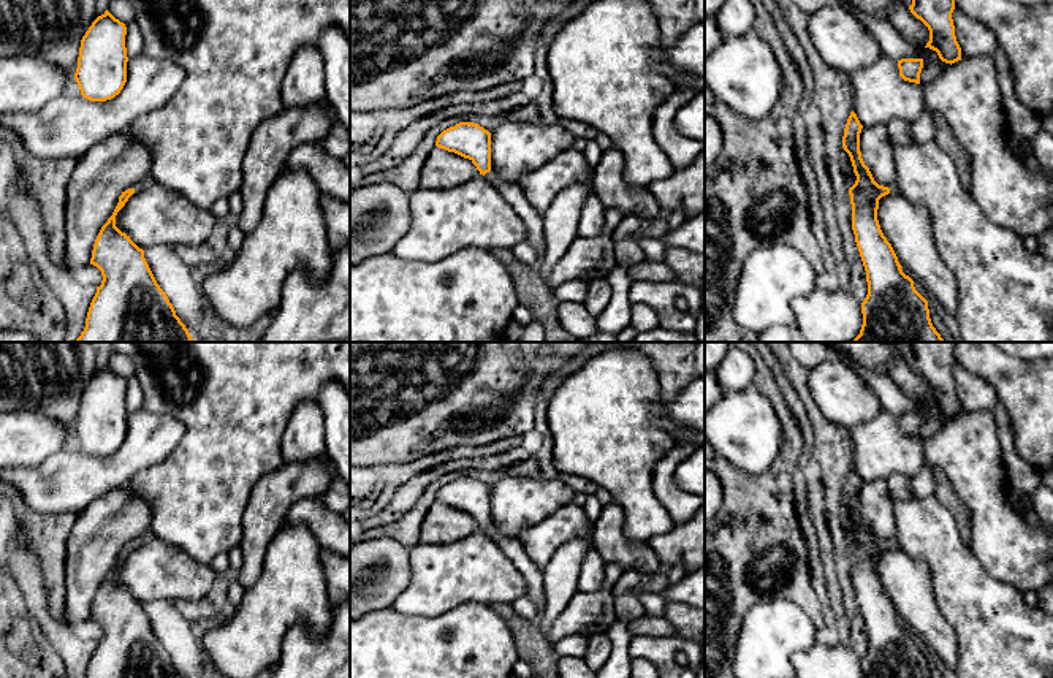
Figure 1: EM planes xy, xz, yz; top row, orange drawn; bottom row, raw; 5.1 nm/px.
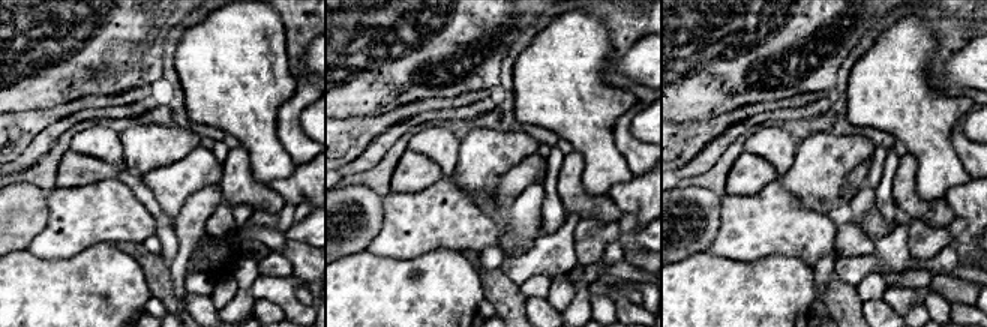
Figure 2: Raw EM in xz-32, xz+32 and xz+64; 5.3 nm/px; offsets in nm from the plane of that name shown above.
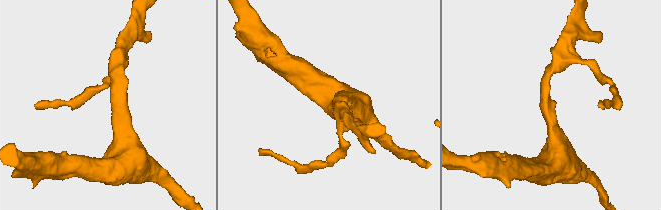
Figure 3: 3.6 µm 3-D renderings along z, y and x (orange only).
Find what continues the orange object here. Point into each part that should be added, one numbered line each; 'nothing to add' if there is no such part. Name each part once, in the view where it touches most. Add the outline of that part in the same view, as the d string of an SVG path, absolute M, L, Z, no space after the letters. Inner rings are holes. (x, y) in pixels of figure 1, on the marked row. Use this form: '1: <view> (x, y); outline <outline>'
1: xz (513, 194); outline M496 173L485 174L502 193L502 196L513 206L516 214L526 222L527 241L537 252L535 265L540 266L546 253L545 225L542 215L529 204L523 189L500 179Z

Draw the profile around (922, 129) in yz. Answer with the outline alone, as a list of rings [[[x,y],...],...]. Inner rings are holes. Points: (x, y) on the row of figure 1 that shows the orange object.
[[[925,108],[923,112],[910,124],[914,143],[925,144],[934,139],[933,111]]]

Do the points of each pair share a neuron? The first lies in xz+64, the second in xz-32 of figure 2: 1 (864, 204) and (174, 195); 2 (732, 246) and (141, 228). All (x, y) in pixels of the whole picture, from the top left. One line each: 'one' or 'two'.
1: two
2: one

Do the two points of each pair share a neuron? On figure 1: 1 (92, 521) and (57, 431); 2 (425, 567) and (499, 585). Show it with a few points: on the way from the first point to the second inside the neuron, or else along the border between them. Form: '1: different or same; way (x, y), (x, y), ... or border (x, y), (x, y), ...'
1: different; border (117, 488), (94, 499), (78, 514)
2: same; way (444, 572), (480, 572)

